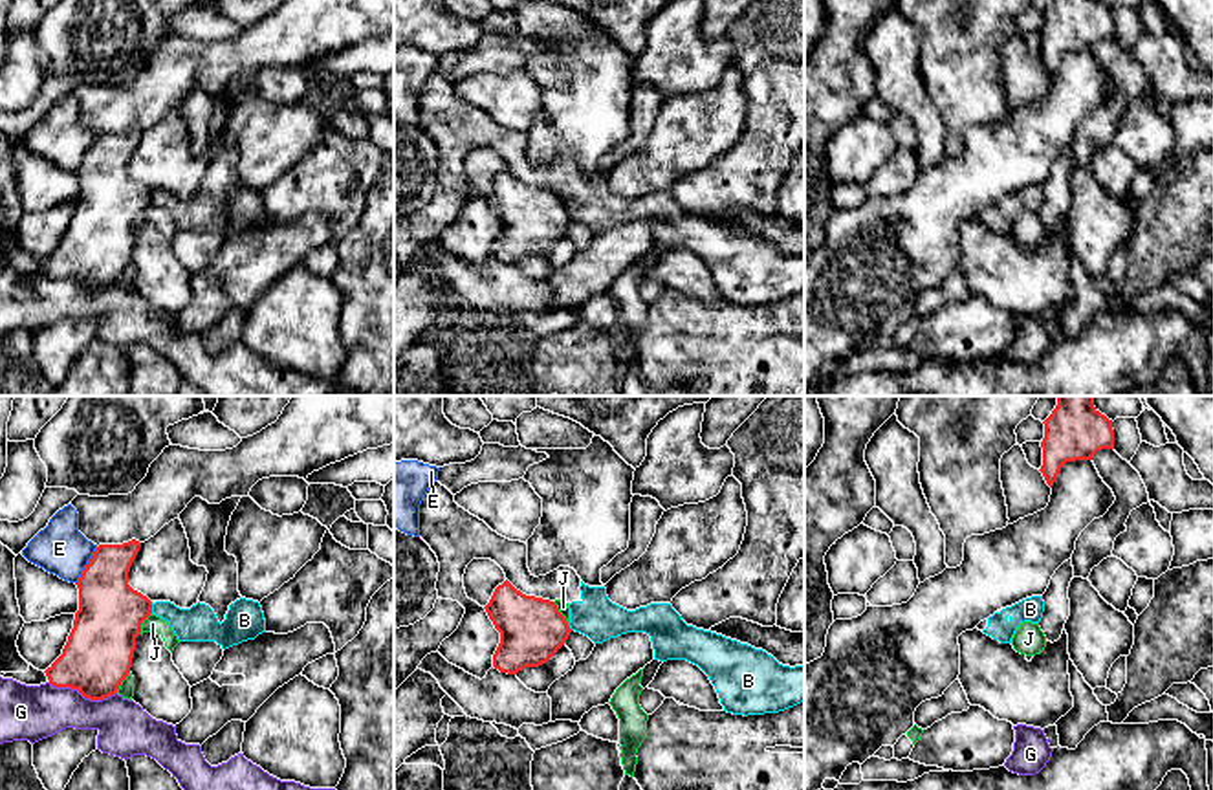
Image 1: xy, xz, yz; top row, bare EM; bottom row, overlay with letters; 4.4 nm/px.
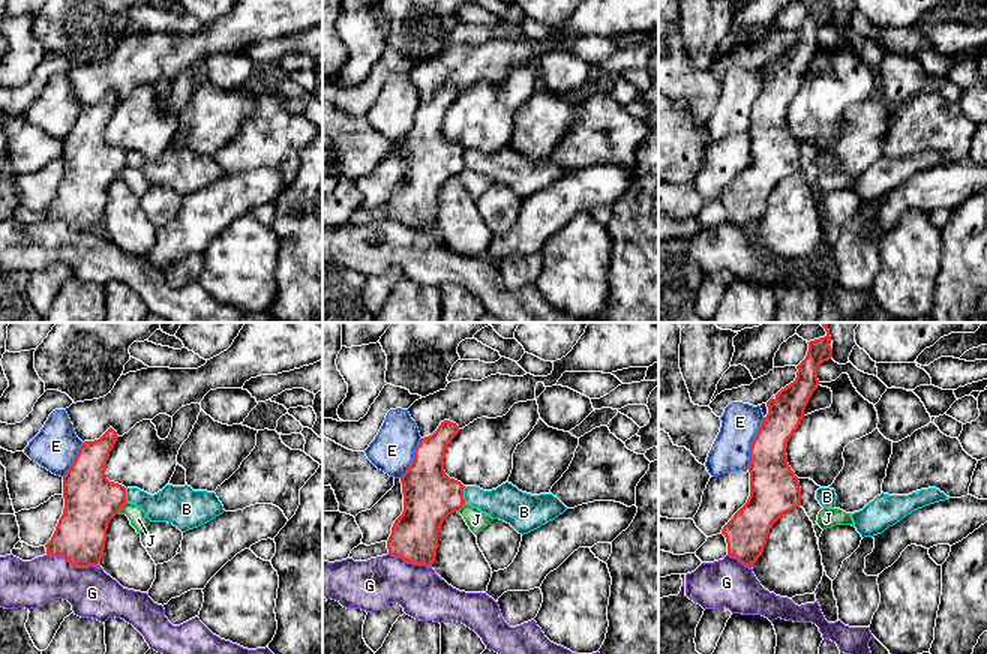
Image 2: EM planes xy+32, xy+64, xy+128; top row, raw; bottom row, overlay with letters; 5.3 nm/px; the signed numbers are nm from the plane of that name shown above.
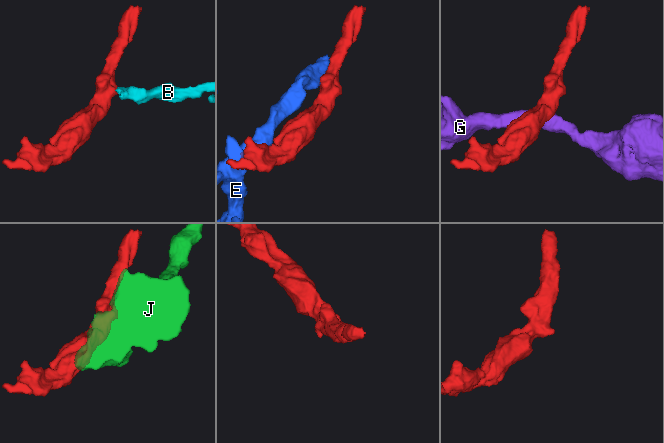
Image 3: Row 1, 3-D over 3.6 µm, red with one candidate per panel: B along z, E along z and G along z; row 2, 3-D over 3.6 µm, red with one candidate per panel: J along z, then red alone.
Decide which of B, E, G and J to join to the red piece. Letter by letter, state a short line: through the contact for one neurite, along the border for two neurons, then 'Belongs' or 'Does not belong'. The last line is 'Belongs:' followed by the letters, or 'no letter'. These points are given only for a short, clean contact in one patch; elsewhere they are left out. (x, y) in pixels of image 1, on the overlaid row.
B: Line: xy (151, 603), (152, 613). Does not belong
E: Does not belong
G: Does not belong
J: Line: xy (151, 613), (138, 633). Does not belong
Belongs: no letter

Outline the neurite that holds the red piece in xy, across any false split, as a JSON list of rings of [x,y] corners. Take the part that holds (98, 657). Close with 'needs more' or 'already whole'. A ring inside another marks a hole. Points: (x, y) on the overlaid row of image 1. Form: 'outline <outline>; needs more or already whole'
outline [[[141,543],[99,544],[79,581],[79,610],[62,654],[44,671],[55,687],[103,700],[128,676],[152,601],[128,585]]]; already whole

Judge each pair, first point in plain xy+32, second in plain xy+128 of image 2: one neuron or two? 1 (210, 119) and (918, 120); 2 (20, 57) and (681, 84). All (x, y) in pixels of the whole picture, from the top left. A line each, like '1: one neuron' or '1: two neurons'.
1: two neurons
2: two neurons

